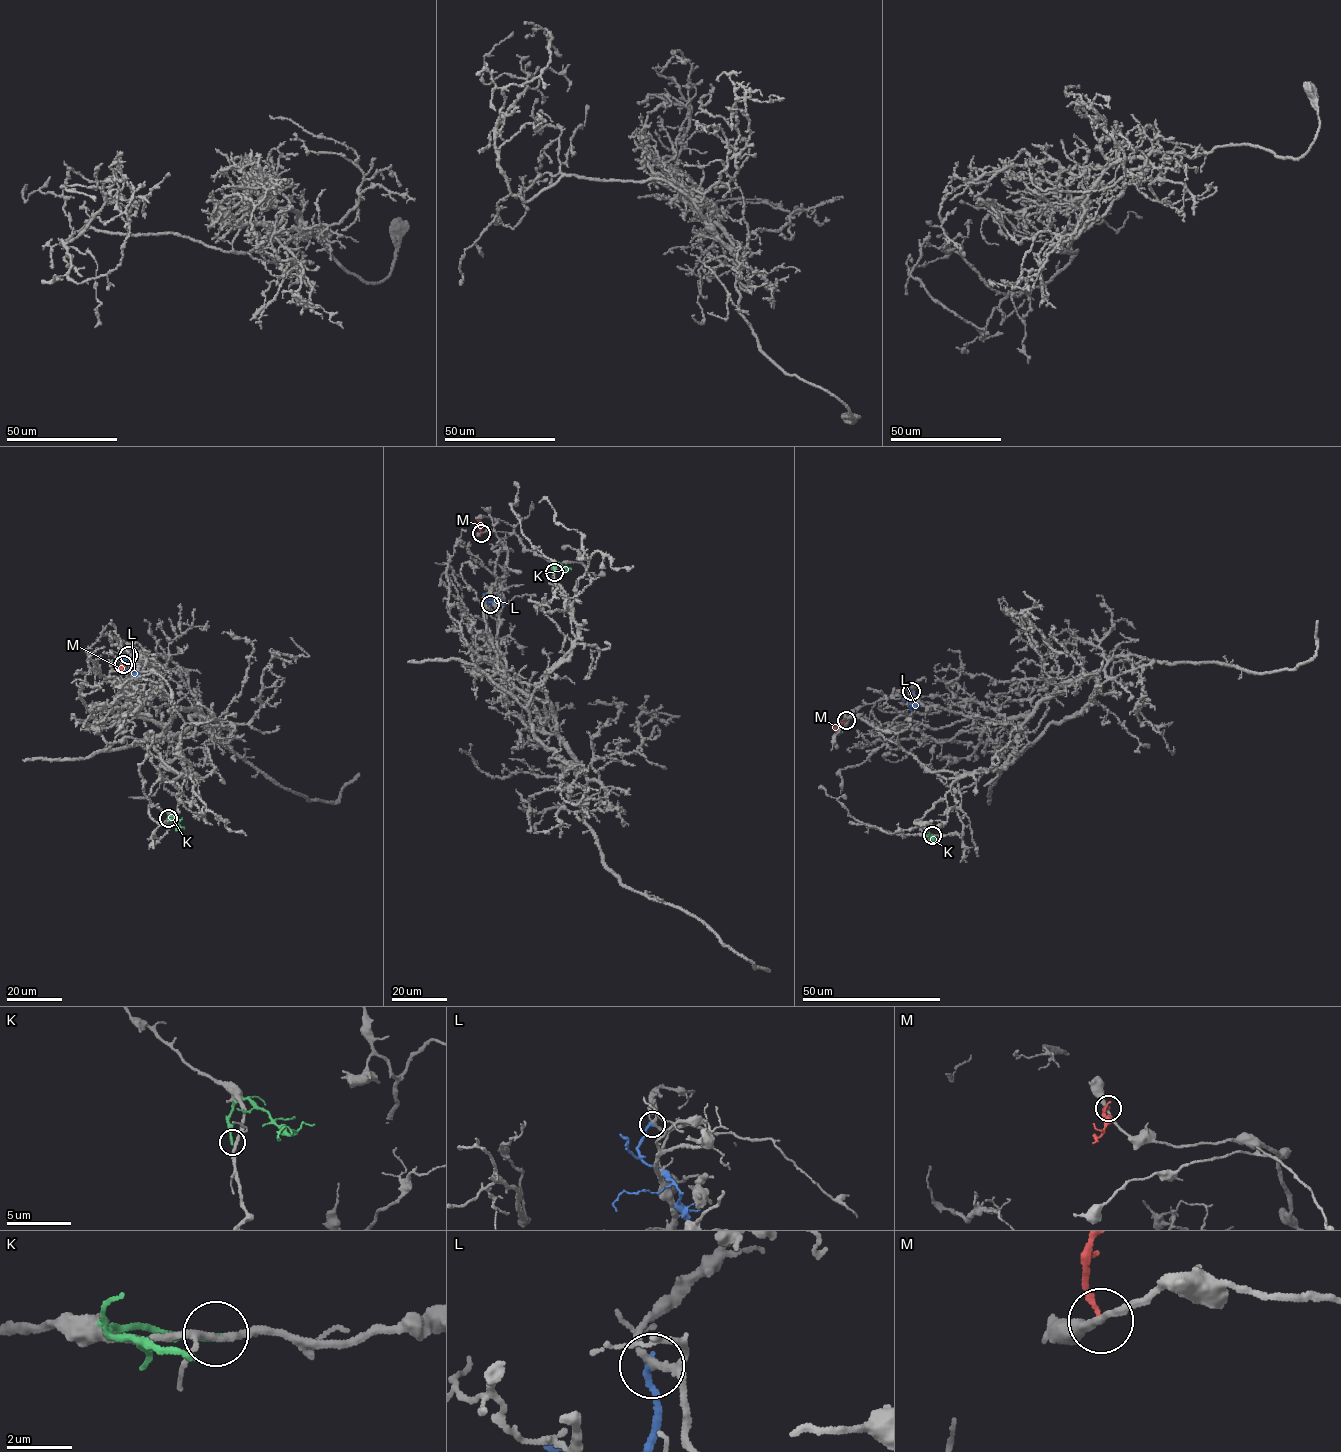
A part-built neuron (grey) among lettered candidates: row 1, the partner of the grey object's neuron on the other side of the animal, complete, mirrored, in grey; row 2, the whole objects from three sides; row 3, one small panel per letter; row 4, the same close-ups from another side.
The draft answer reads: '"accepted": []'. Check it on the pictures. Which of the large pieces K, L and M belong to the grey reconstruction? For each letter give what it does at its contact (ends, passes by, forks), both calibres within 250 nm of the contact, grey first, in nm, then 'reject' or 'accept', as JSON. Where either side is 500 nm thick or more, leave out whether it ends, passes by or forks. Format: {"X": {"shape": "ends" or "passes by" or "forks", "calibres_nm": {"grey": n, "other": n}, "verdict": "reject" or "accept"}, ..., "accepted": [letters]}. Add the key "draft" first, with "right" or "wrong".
{"draft": "right", "K": {"shape": "ends", "calibres_nm": {"grey": 190, "other": 200}, "verdict": "reject"}, "L": {"shape": "ends", "calibres_nm": {"grey": 240, "other": 200}, "verdict": "reject"}, "M": {"shape": "ends", "calibres_nm": {"grey": 240, "other": 170}, "verdict": "reject"}, "accepted": []}

